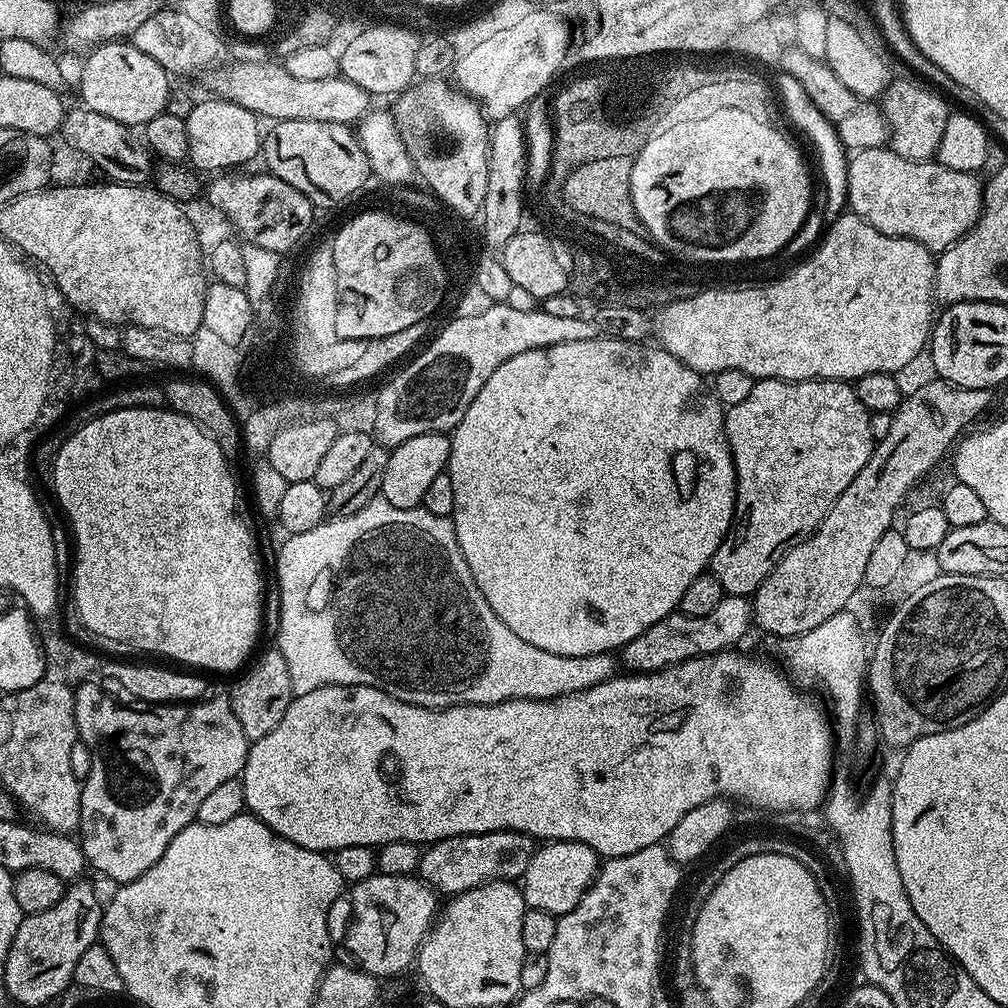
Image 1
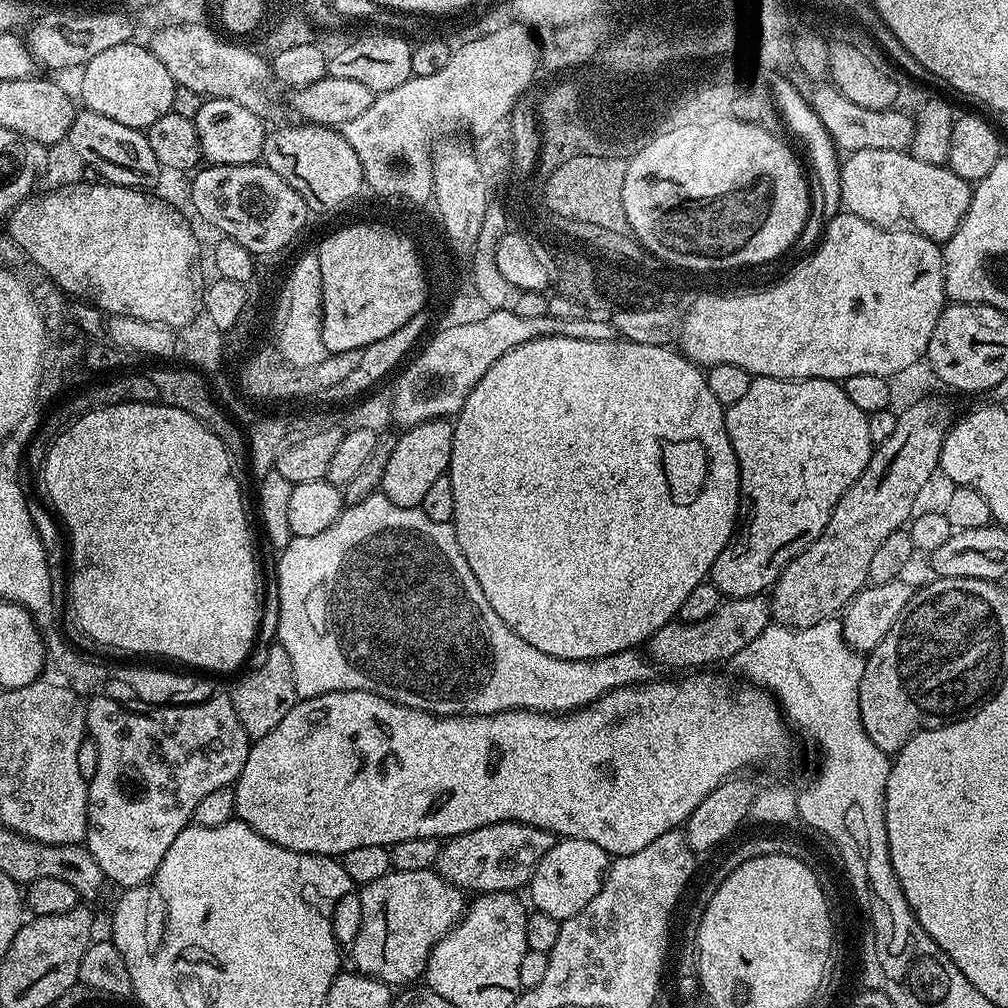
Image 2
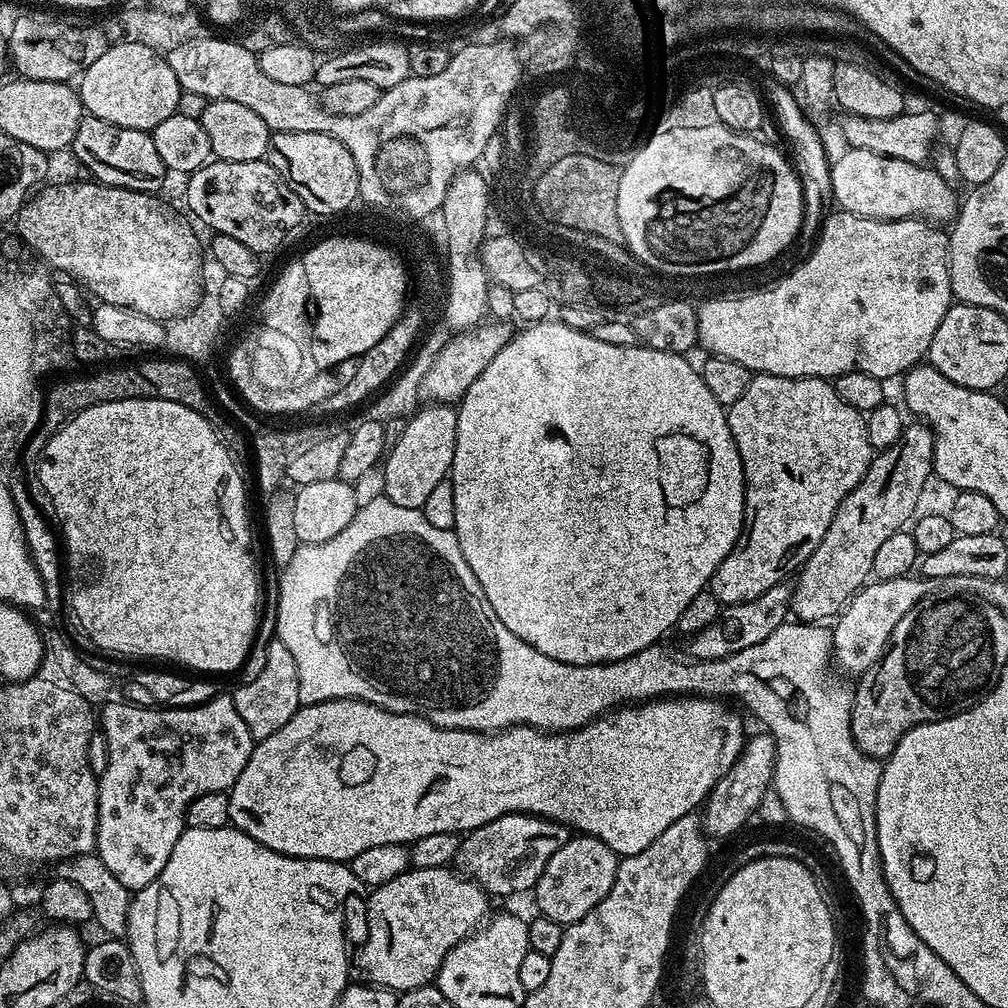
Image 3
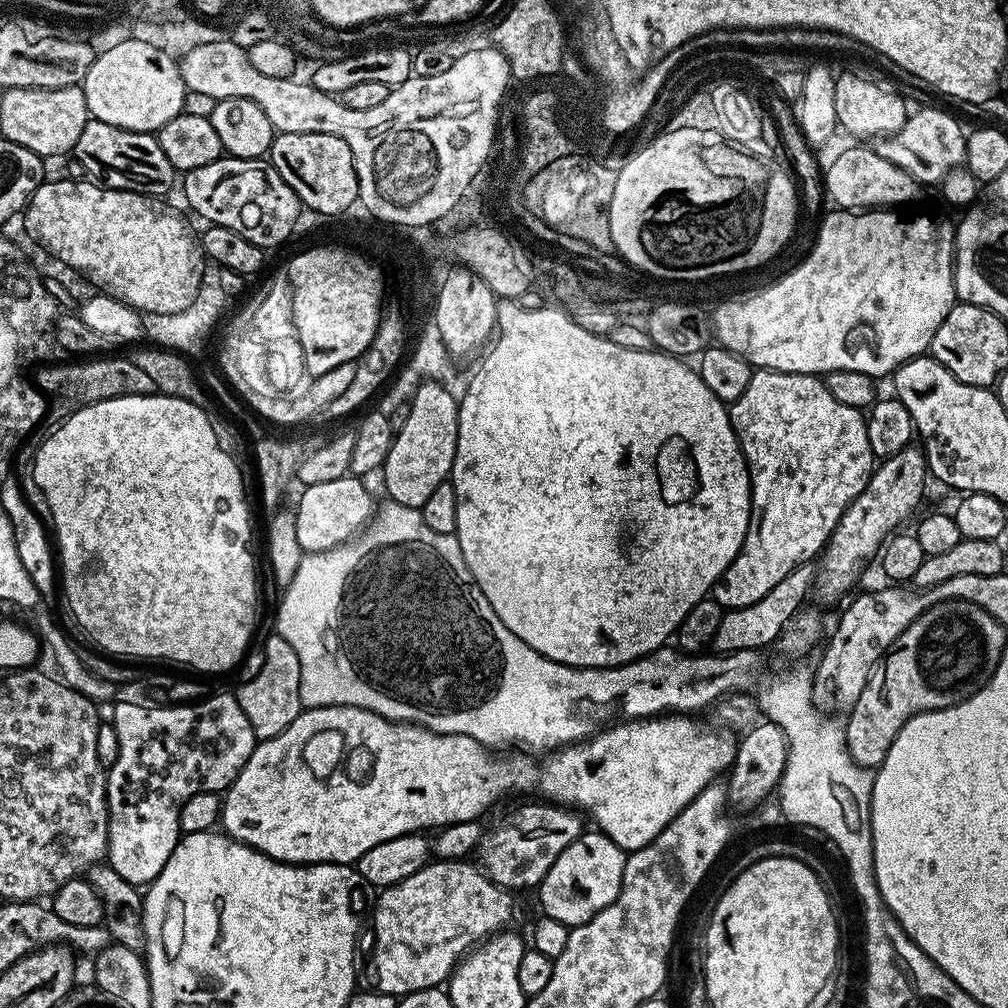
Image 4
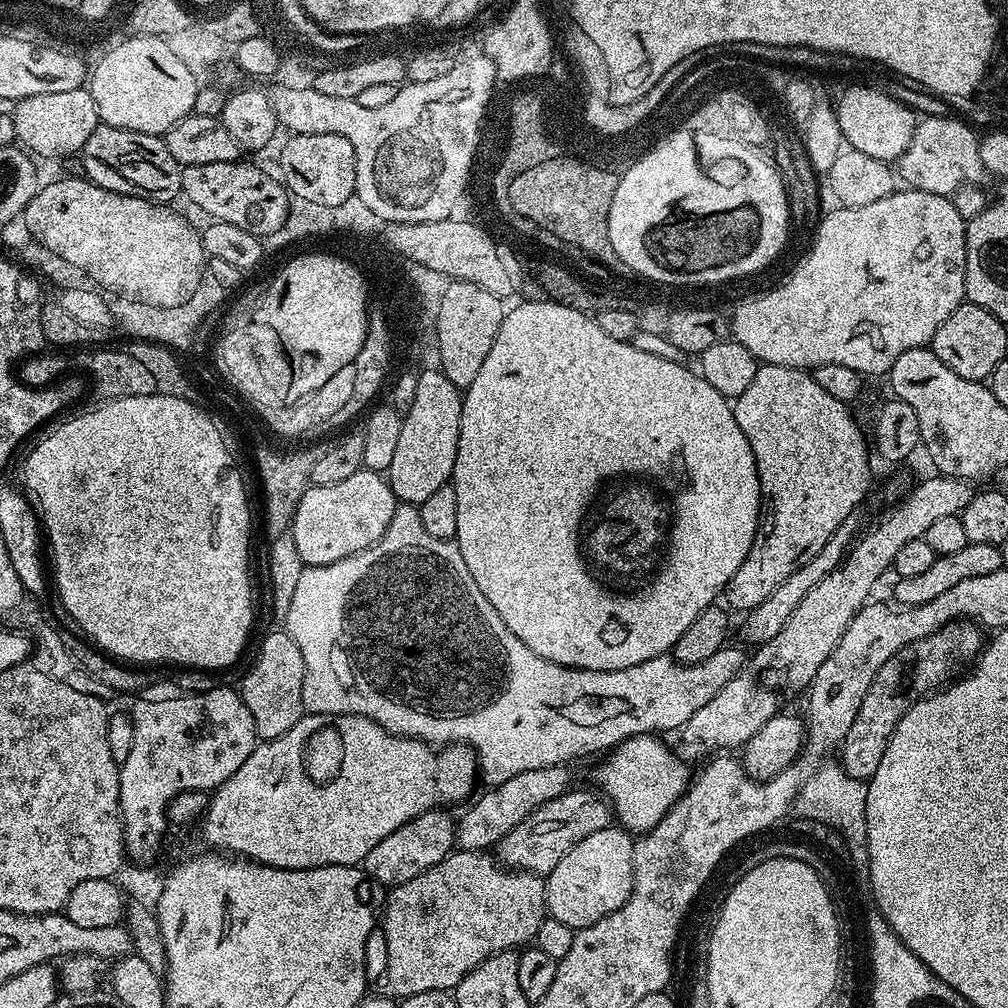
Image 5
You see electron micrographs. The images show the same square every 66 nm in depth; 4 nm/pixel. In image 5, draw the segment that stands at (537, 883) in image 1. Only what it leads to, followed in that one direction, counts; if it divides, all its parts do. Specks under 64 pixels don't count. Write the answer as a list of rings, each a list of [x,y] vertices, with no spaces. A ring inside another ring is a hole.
[[[609,826],[582,838],[558,866],[548,873],[544,886],[546,912],[574,930],[589,928],[606,914],[614,914],[630,898],[634,886],[634,836],[619,826]]]

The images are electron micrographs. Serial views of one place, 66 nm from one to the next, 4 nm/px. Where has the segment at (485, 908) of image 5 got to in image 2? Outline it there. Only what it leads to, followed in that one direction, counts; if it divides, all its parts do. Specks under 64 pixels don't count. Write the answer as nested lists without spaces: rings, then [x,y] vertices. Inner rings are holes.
[[[427,868],[426,870],[402,870],[390,871],[382,878],[374,878],[374,882],[363,885],[359,889],[360,892],[360,929],[356,932],[356,941],[352,944],[352,960],[354,963],[355,971],[366,975],[372,976],[376,980],[381,980],[384,984],[389,986],[397,986],[396,984],[404,984],[400,986],[408,986],[413,982],[411,980],[416,980],[425,975],[428,970],[428,959],[432,953],[432,945],[437,944],[442,937],[448,933],[452,927],[457,924],[460,919],[464,916],[466,911],[466,896],[461,889],[454,887],[450,882],[446,882],[441,878],[440,873],[433,870],[432,868]]]

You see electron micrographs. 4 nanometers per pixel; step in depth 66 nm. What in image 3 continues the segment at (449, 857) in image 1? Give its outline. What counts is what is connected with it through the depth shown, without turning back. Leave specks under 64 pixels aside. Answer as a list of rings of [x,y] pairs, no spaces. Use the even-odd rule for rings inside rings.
[[[527,812],[506,814],[502,818],[494,818],[494,822],[486,822],[486,826],[478,826],[461,839],[458,854],[454,861],[455,871],[461,876],[483,888],[489,897],[516,896],[519,892],[531,893],[536,887],[538,878],[542,878],[542,870],[546,870],[546,862],[558,854],[562,846],[570,839],[570,830],[565,824],[547,820],[541,816],[530,816]]]

